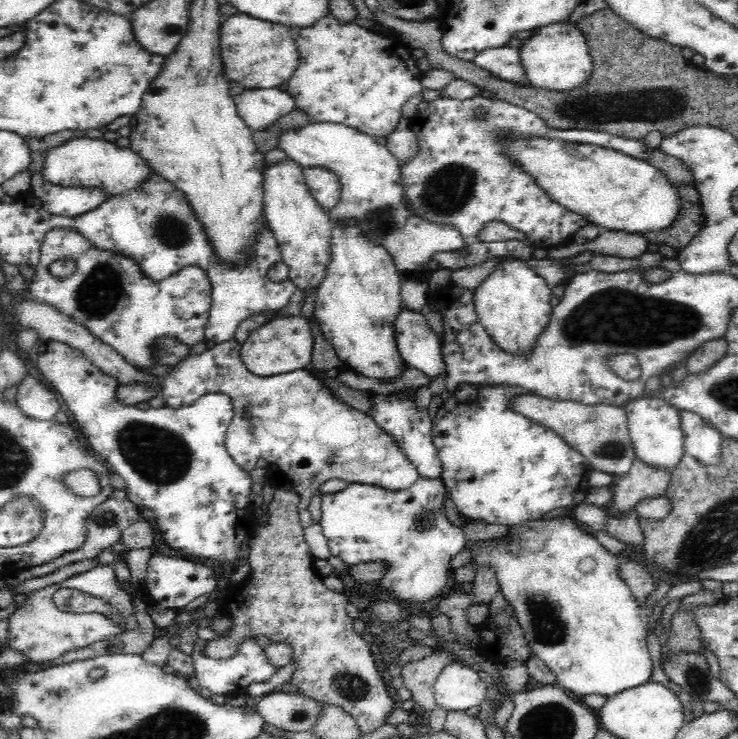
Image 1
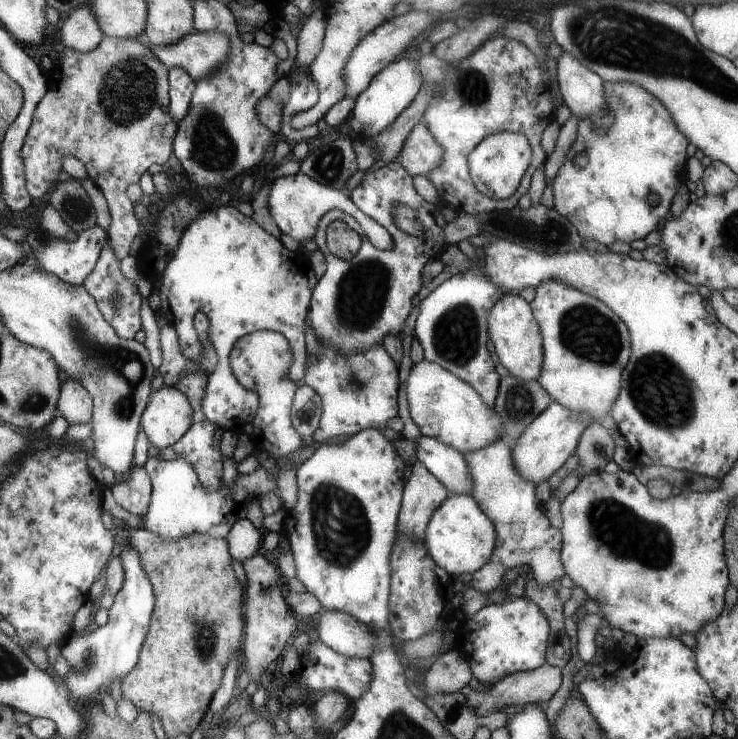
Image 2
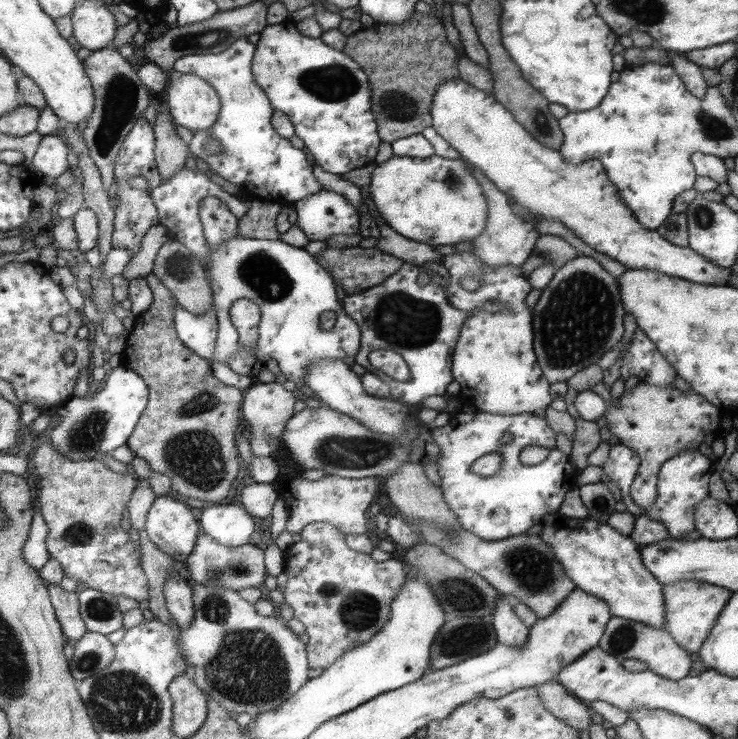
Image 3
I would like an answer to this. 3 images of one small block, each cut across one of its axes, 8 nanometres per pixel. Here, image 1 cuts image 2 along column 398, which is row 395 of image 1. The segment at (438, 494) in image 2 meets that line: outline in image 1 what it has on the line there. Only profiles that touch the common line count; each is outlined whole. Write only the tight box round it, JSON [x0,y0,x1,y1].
[512,396,636,476]

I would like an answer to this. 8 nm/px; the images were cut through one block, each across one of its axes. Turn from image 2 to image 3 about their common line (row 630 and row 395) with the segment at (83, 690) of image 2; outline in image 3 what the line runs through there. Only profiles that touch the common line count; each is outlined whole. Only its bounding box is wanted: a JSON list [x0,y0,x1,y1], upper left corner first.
[51,364,149,462]

